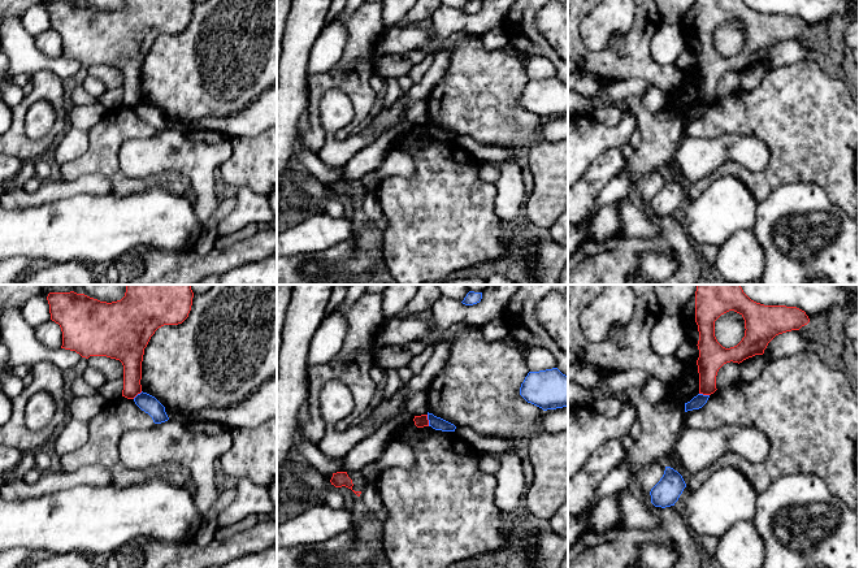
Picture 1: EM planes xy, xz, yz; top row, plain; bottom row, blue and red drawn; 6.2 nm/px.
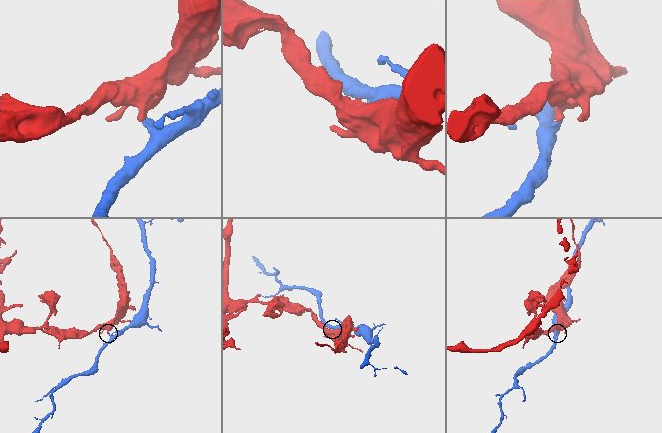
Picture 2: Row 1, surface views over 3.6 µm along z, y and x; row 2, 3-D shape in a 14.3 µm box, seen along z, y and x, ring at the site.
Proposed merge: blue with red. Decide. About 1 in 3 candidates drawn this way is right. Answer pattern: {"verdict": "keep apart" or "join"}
{"verdict": "keep apart"}

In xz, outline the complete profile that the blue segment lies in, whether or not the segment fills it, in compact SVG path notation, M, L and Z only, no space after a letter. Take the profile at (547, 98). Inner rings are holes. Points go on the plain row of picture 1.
M558 77L529 81L520 104L543 120L568 116L568 84Z

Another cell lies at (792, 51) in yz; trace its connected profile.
M791 39L776 44L764 58L767 68L784 66L808 58L808 49L801 39Z

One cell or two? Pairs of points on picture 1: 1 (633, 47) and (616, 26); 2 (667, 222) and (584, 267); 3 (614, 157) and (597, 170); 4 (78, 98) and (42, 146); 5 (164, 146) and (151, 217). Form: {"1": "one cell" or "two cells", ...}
{"1": "two cells", "2": "one cell", "3": "one cell", "4": "two cells", "5": "two cells"}

